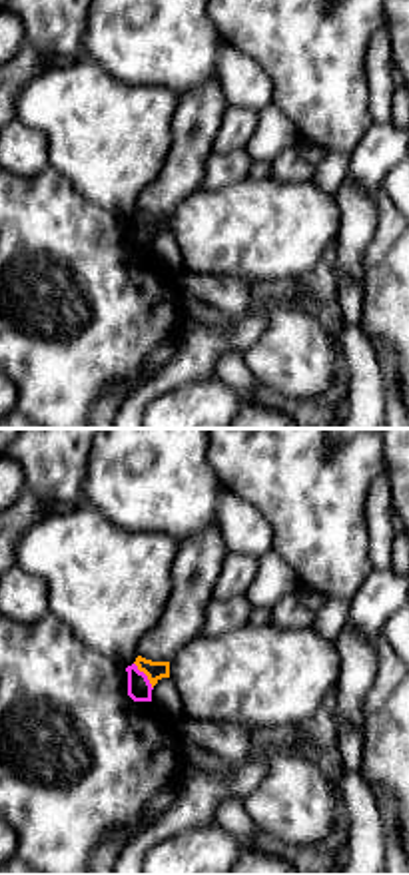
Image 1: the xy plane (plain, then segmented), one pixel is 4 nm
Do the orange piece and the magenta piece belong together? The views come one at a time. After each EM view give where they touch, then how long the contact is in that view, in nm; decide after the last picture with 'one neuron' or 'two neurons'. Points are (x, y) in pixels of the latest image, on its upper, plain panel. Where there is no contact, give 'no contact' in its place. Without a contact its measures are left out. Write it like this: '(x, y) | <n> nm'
(146, 228) | 130 nm

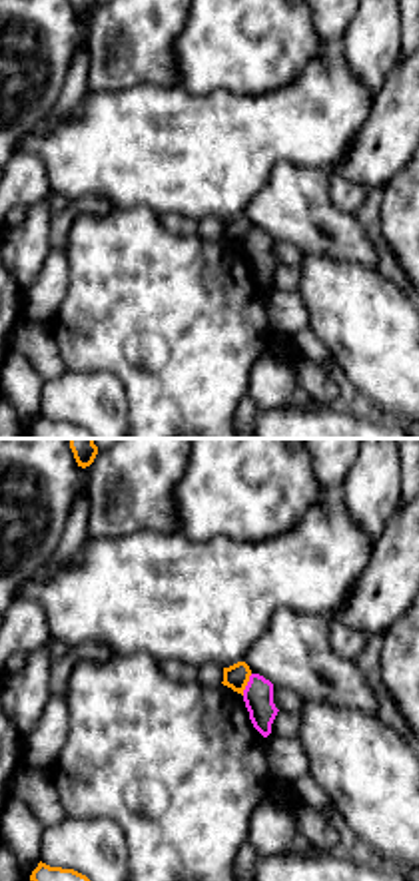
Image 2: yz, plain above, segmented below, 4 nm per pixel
(246, 238) | 100 nm

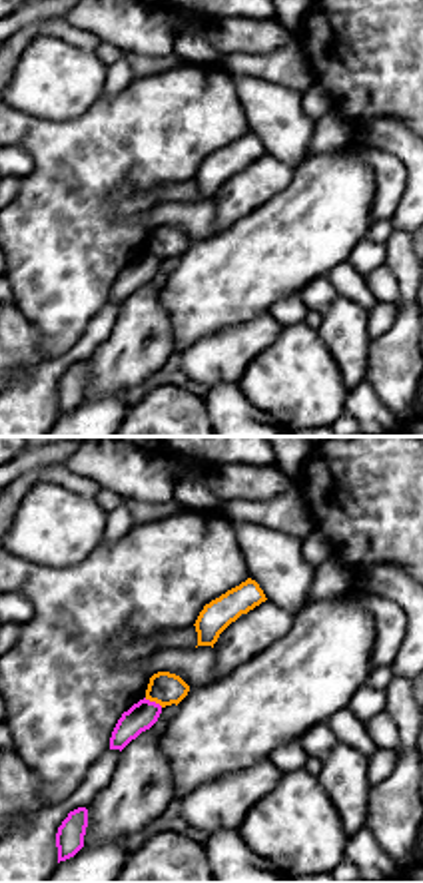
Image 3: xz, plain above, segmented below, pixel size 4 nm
(154, 254) | 90 nm

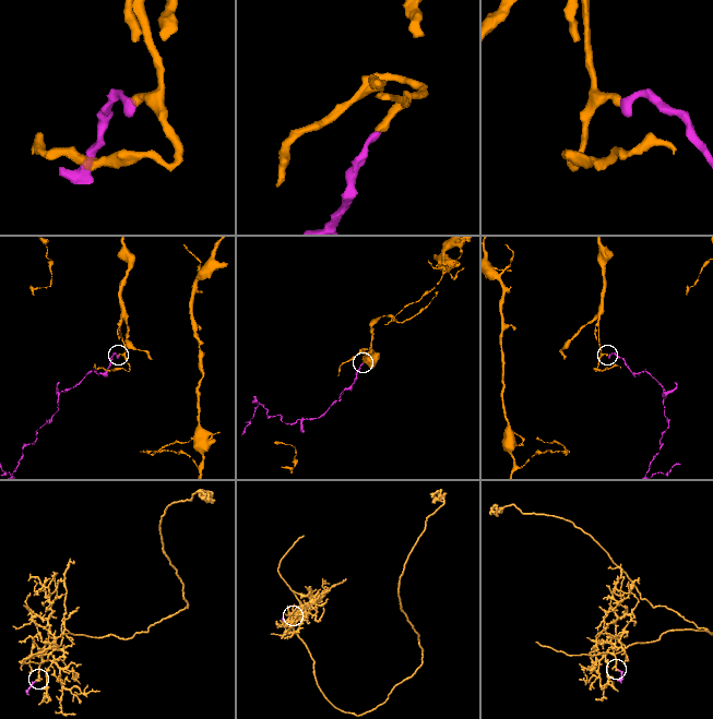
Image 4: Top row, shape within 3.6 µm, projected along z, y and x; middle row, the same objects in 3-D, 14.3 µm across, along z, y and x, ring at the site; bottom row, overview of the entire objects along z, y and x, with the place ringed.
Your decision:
two neurons

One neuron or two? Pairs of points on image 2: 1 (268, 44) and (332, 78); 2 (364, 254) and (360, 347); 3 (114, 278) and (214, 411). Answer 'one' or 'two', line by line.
1: two
2: two
3: one

